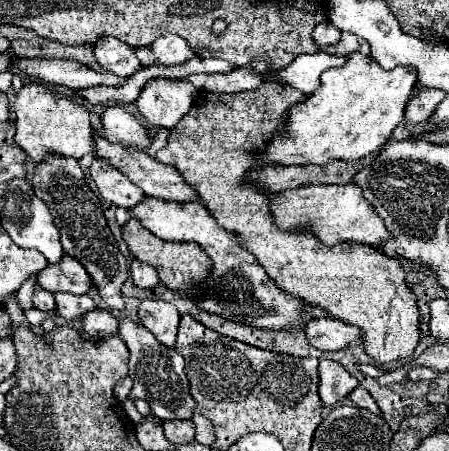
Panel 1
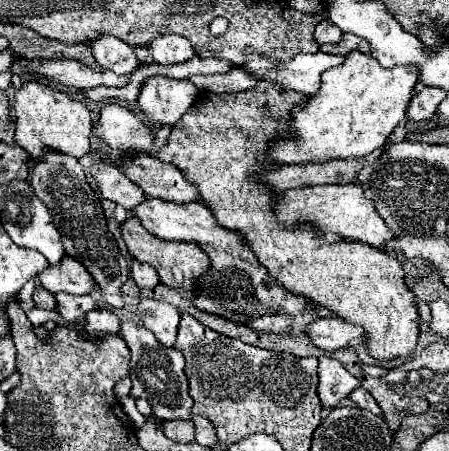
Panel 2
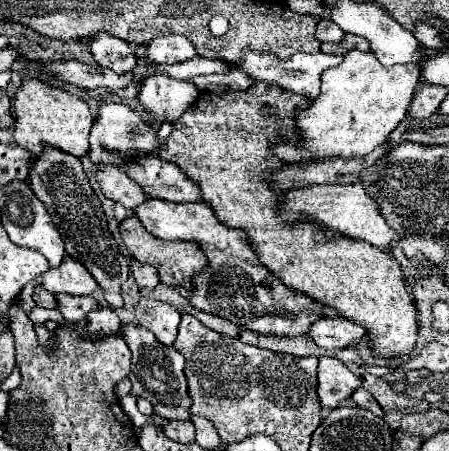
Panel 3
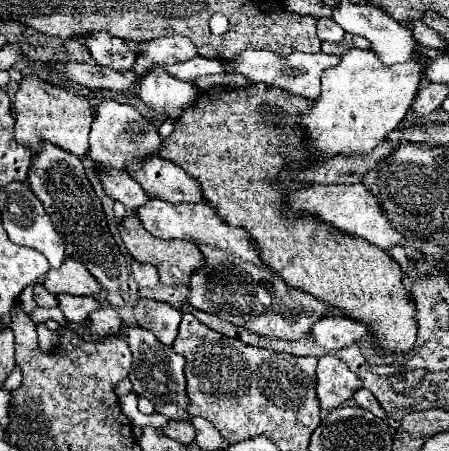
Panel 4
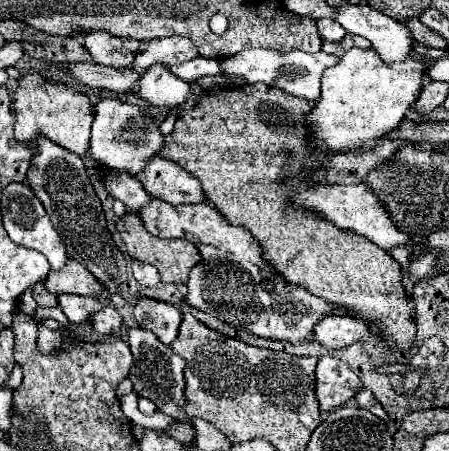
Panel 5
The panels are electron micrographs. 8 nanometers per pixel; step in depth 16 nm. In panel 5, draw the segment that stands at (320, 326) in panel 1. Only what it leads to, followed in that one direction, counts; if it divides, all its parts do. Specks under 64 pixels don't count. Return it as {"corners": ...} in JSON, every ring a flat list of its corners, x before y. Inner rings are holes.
{"corners":[[352,314,328,316,314,328,314,338,326,348,344,348,354,342,366,340,370,334,370,324]]}

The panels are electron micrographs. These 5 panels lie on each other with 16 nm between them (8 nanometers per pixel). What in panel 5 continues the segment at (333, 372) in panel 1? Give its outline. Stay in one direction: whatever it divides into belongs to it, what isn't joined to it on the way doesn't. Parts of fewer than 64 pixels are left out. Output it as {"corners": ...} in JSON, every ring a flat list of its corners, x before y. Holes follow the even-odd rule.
{"corners":[[322,356,316,366,316,398,320,410,332,412,344,406,364,388,362,380,350,370,350,366,334,356]]}

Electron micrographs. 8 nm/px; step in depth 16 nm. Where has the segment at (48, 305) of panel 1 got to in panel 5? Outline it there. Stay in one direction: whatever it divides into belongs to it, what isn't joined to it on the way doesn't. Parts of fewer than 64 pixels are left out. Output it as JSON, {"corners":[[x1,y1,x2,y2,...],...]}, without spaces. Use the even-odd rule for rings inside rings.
{"corners":[[40,282,40,284,34,286,34,300,36,300,38,306,42,306,42,308,58,306,58,296,56,296,56,294,50,294,50,292,44,288,44,282]]}

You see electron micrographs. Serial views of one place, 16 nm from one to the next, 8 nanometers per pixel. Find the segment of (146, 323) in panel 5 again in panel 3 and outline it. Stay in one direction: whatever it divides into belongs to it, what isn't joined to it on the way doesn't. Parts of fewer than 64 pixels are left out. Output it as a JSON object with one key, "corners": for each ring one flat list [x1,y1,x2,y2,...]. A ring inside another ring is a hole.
{"corners":[[142,298,134,310,136,320,140,326,148,328,150,332,154,332,154,336,166,344,172,346,172,342,176,340,178,334,178,324,180,324,180,312,166,304,166,302,156,302,150,298]]}

